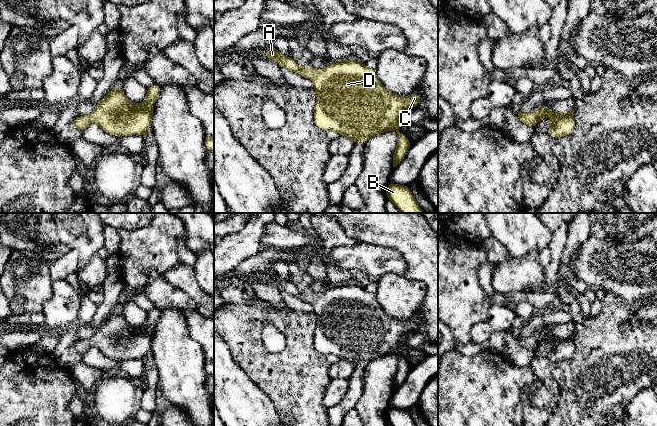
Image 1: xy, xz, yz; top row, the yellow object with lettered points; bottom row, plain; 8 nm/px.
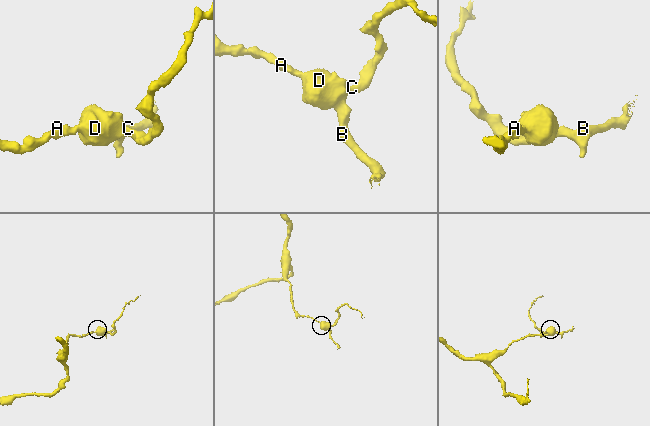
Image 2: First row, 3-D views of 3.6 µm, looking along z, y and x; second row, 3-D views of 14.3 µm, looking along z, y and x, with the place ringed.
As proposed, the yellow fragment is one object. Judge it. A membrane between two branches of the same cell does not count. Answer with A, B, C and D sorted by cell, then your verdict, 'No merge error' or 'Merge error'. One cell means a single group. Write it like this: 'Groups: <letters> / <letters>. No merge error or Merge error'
Groups: A B C D. No merge error

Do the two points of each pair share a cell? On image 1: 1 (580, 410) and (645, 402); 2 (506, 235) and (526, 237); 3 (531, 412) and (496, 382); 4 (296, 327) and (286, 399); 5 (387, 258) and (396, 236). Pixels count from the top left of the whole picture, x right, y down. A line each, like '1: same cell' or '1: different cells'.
1: different cells
2: same cell
3: different cells
4: same cell
5: different cells

